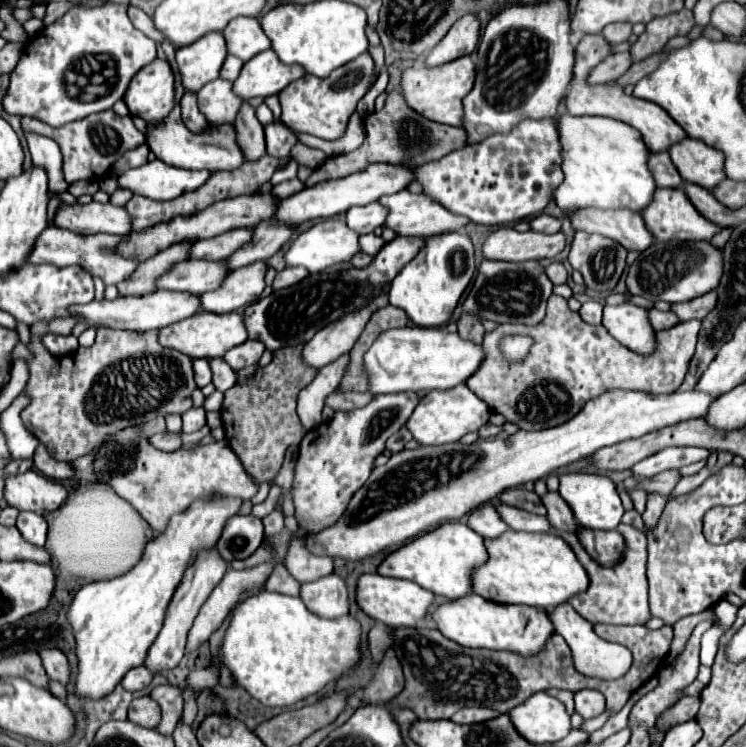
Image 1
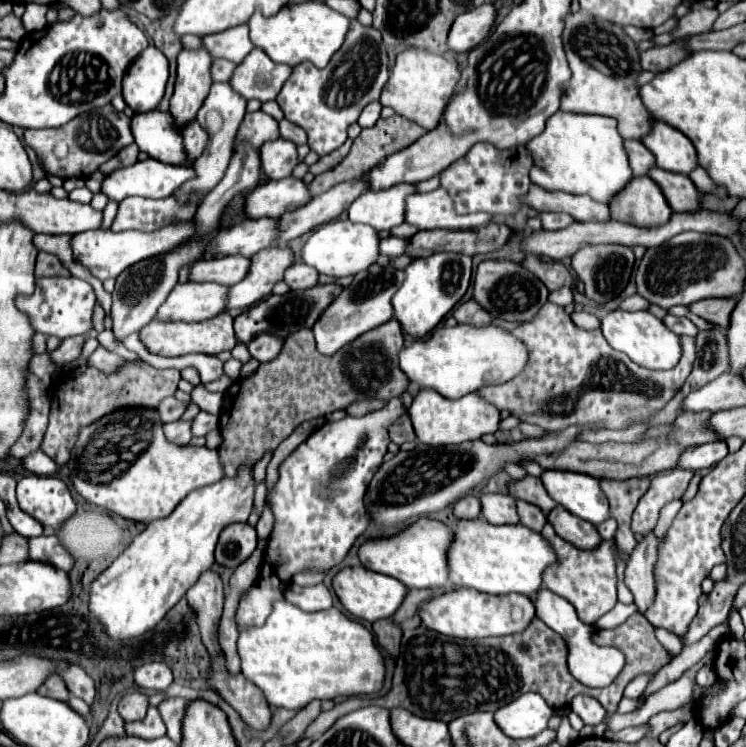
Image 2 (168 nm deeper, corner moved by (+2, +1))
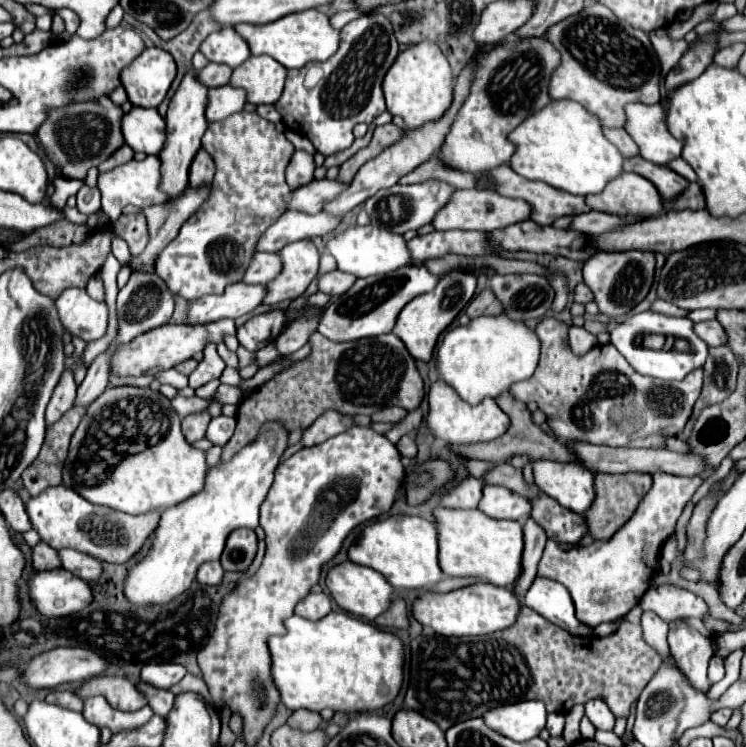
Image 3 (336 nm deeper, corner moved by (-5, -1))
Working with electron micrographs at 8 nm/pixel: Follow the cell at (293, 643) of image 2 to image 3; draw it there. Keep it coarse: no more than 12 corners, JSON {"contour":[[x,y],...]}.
{"contour":[[333,611],[271,637],[289,709],[377,711],[403,641]]}

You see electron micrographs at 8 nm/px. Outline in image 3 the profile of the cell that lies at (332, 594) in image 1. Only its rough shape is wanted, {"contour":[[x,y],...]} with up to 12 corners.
{"contour":[[309,593],[295,615],[317,621],[331,613],[325,593]]}

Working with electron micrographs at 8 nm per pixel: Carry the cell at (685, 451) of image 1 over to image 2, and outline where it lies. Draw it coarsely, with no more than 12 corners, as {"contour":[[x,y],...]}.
{"contour":[[722,441],[688,447],[678,467],[710,469],[728,455]]}

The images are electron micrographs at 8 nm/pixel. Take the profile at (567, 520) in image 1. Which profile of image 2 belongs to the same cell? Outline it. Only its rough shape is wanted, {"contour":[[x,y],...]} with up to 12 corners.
{"contour":[[528,475],[510,485],[510,495],[550,513],[558,503],[538,477]]}

